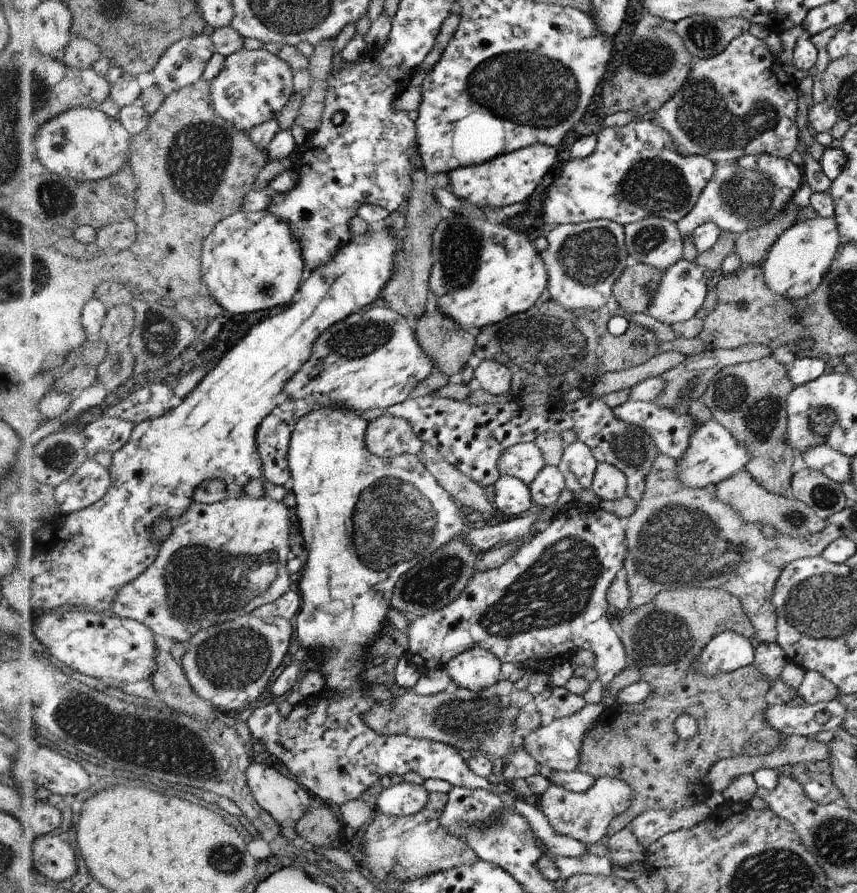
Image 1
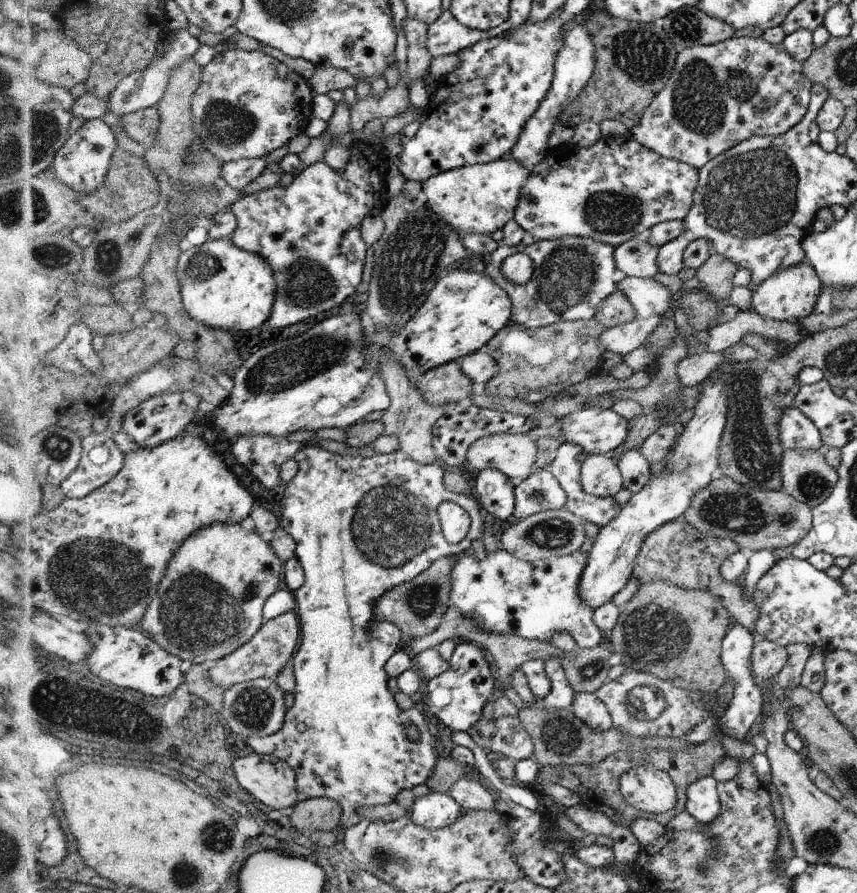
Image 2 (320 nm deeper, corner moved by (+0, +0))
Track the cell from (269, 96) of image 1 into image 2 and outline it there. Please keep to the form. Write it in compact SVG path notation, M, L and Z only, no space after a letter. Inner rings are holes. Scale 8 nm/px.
M230 49L218 53L214 62L205 67L202 80L193 100L198 134L205 147L225 163L267 157L280 146L288 145L308 126L313 111L312 91L308 80L262 51ZM294 90L303 90L304 94L298 98Z

